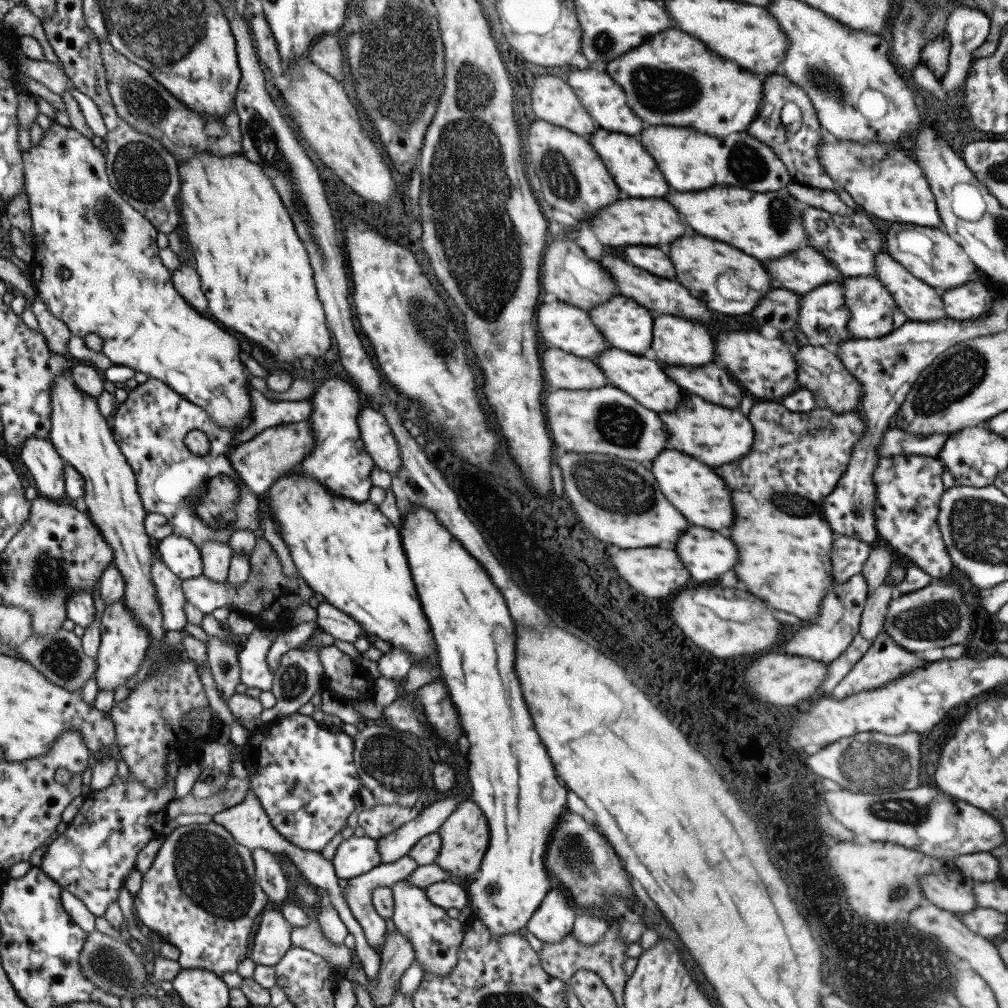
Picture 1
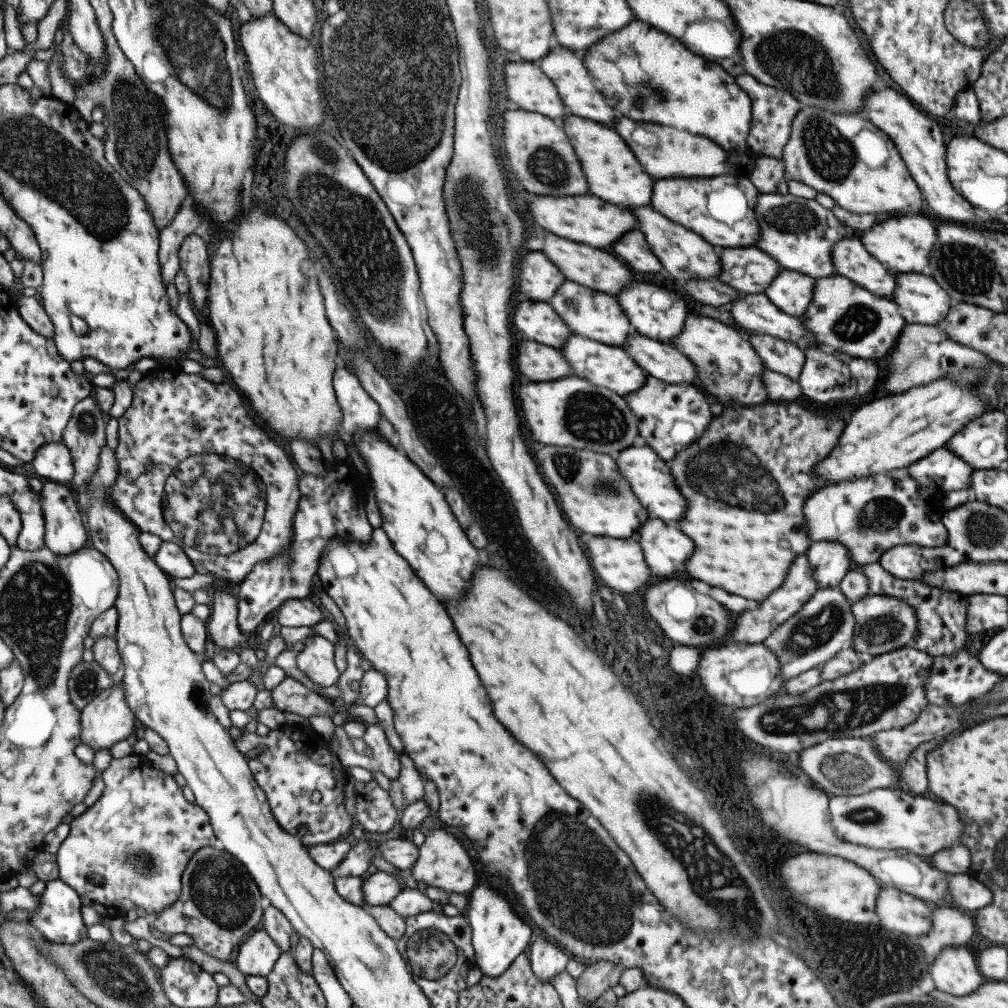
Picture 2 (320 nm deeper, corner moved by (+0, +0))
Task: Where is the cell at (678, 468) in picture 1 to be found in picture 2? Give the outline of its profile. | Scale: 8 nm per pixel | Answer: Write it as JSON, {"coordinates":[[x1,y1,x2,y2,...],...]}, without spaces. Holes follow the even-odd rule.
{"coordinates":[[646,444,643,446,628,446,617,453,614,458,618,472,629,483,632,494,646,510,649,518,659,520,677,520,685,510,685,500,675,492,675,485,666,461,659,458,654,450]]}

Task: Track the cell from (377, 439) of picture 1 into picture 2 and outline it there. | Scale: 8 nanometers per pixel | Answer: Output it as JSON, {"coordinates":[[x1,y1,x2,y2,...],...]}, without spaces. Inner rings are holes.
{"coordinates":[[343,366,335,367,332,387,342,414,343,430,351,436,357,431,377,431,379,407,361,388,353,373]]}

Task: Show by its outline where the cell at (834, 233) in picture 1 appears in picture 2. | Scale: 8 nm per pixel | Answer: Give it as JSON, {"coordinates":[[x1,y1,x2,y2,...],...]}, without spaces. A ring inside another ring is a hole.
{"coordinates":[[757,193,752,208,758,226,758,238,752,246,768,254,781,269,805,274,814,280,837,275,833,268,830,252,834,242,857,236,841,224,829,209,813,200,797,198,791,194]]}

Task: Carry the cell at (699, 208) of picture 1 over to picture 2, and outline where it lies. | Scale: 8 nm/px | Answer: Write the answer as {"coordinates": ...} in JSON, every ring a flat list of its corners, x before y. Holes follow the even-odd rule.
{"coordinates":[[717,176,717,178,665,178,665,180,657,180,653,182,653,192,651,192,651,206,653,210,657,210,659,214,663,214,665,218,669,218,671,222,677,222,681,226,685,226,687,230,699,234,705,242,713,244,713,246,739,246,751,247,753,241,758,238,758,226,754,212,748,214,746,218,749,220,741,220,735,226,725,226,717,220,713,220,707,210,705,210,705,198,709,192,721,190,727,185,734,185,743,191,748,206,751,204,751,210,757,196,756,188,751,184,747,176]]}

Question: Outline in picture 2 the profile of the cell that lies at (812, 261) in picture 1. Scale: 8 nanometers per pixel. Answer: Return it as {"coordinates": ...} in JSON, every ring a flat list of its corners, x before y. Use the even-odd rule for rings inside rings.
{"coordinates":[[753,246,719,248,717,256,721,262,719,280,743,293,762,293,781,272,777,262]]}

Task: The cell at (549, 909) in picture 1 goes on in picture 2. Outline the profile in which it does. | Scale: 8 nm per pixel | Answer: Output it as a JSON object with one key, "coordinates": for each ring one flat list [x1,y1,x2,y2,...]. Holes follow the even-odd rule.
{"coordinates":[[537,938,529,947,527,957,531,972,541,981,549,983,559,974,569,960,569,954,545,938]]}

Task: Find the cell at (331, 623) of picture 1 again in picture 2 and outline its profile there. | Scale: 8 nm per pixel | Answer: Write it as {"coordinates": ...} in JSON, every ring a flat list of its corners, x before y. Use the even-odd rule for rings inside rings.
{"coordinates":[[288,598,279,607,277,611,277,622,281,626,313,626,321,622,321,618,326,615,321,607,310,603,309,599]]}

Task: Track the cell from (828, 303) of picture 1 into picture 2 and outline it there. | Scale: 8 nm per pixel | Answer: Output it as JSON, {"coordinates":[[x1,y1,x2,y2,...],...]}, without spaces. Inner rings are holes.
{"coordinates":[[781,269,762,292,773,306,789,316,805,312,812,297,814,279,796,271]]}

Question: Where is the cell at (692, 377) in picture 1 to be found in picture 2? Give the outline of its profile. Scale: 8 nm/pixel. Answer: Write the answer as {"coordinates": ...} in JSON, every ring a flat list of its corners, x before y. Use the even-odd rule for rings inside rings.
{"coordinates":[[633,332,620,347,650,377,671,384,696,386,698,376,693,363,670,344]]}

